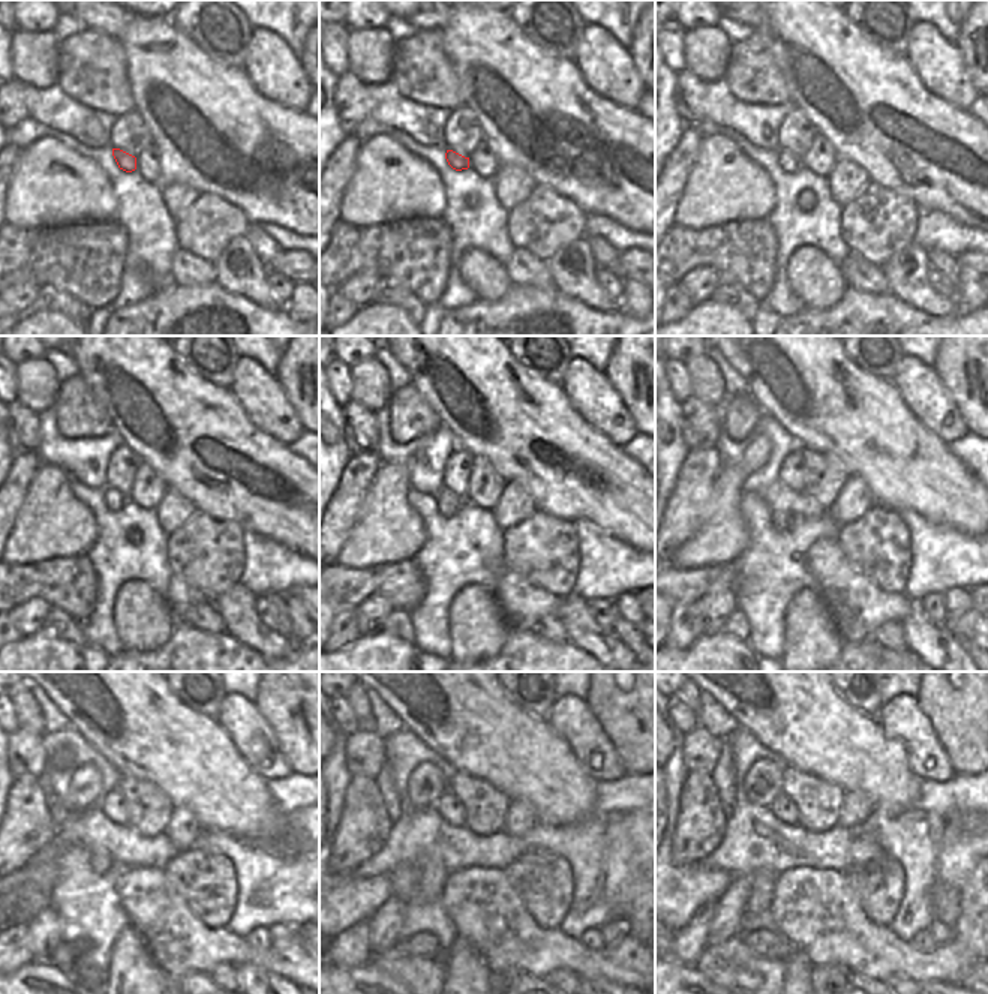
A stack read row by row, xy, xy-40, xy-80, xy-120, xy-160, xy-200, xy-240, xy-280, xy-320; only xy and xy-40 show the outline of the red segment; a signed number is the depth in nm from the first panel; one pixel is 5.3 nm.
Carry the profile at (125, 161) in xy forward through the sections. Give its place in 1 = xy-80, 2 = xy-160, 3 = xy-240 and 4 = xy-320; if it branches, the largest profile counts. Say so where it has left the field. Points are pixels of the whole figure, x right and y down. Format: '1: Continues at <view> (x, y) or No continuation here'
1: Continues at xy-80 (786, 161)
2: Continues at xy-160 (449, 504)
3: Continues at xy-240 (101, 861)
4: Continues at xy-320 (762, 882).

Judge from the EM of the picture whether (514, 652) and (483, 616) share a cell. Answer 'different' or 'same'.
different

